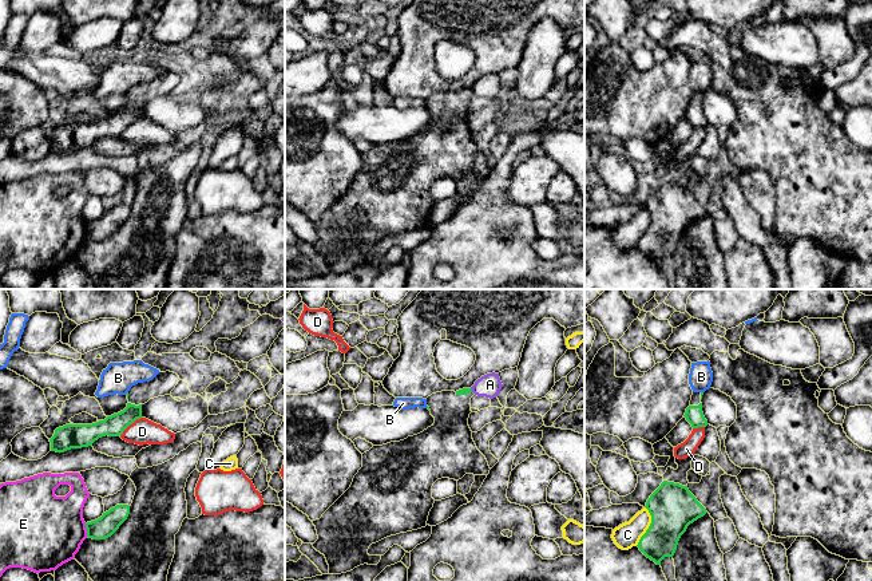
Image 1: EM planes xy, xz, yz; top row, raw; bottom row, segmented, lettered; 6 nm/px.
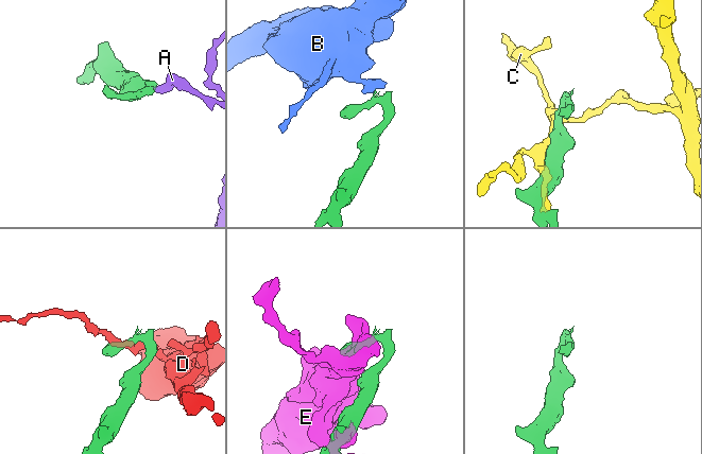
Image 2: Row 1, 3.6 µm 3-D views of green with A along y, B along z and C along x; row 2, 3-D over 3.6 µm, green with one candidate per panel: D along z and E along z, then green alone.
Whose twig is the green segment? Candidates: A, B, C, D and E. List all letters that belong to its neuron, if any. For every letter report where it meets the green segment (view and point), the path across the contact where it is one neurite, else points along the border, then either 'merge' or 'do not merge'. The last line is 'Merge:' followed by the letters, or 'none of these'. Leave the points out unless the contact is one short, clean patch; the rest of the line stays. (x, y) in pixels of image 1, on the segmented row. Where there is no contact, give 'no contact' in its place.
A: meets green in xz at (471, 390); border along xz (470, 388), (472, 391); do not merge
B: no contact; do not merge
C: meets green in yz at (649, 526); do not merge
D: meets green in xy at (130, 423); border along xy (141, 417), (121, 435); do not merge
E: meets green in xy at (87, 530); do not merge
Merge: none of these

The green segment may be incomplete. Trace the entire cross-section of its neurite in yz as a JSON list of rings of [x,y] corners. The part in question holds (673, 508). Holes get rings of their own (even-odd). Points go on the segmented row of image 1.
[[[667,481],[650,495],[645,507],[651,523],[637,546],[657,565],[674,556],[687,526],[707,513],[687,486]]]

